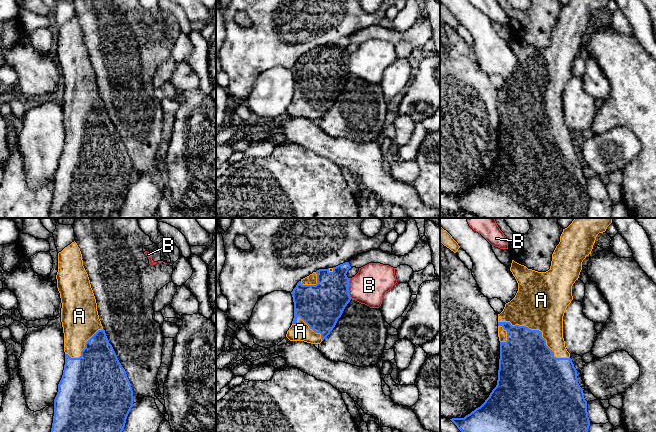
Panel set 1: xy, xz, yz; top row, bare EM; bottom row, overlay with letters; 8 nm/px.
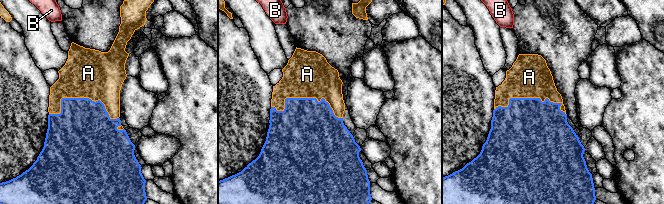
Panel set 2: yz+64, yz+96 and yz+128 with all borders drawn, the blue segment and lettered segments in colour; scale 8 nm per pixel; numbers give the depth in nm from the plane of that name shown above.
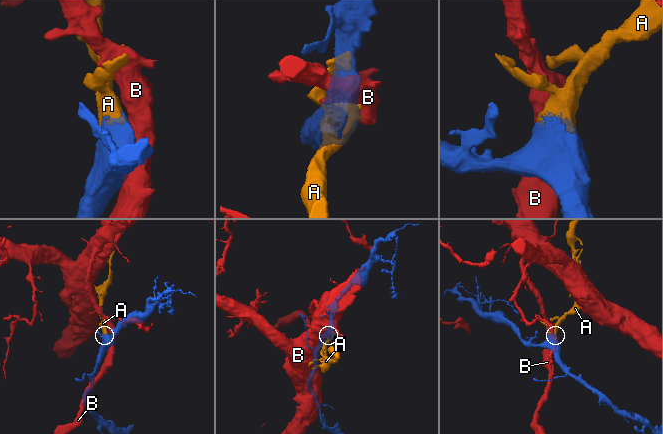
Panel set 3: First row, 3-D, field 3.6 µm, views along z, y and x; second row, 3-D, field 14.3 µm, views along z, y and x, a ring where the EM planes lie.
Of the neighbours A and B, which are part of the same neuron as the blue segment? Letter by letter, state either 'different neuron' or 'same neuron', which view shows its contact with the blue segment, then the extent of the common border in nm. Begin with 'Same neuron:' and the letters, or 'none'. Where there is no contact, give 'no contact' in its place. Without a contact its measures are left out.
Same neuron: A
A: same neuron | yz | 650 nm
B: different neuron | xz | 170 nm

